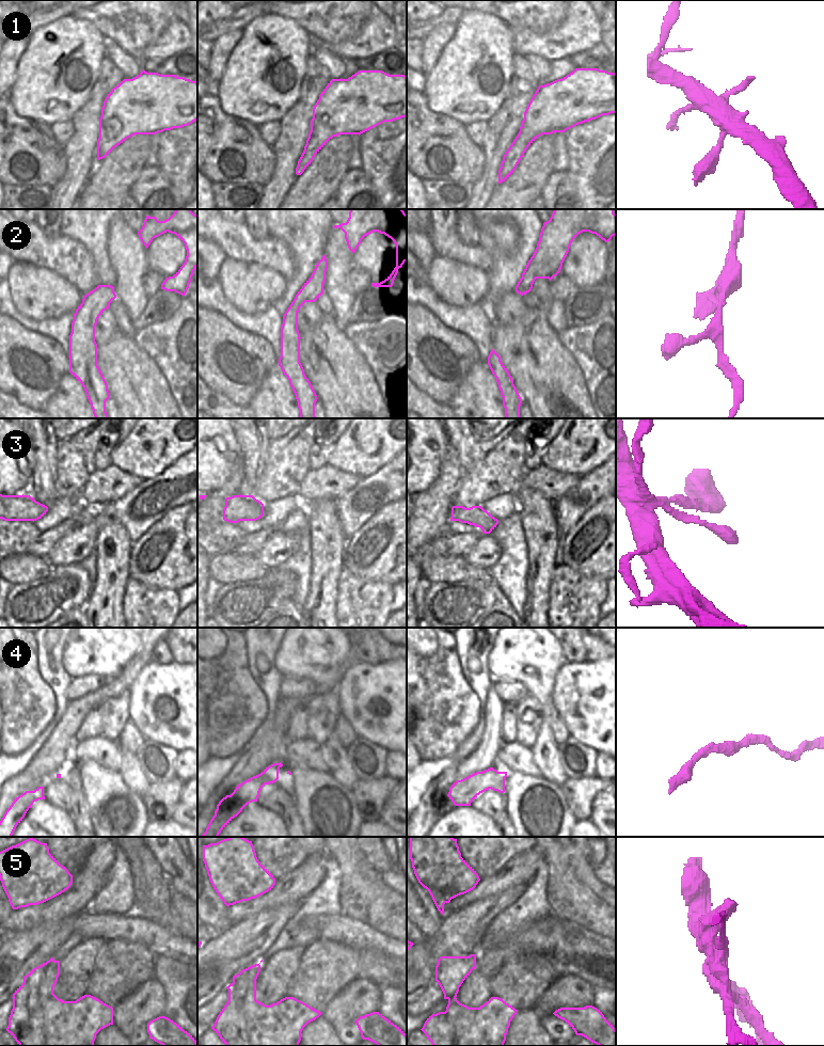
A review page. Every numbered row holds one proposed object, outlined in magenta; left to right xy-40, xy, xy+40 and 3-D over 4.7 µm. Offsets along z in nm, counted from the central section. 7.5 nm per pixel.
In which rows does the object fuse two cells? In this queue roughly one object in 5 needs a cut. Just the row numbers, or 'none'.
5

